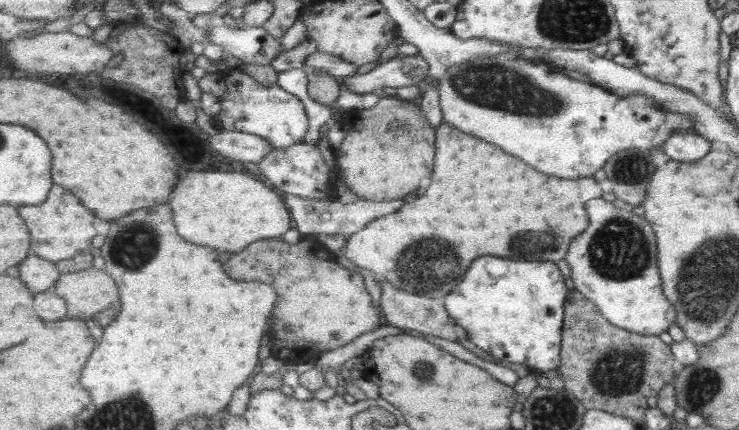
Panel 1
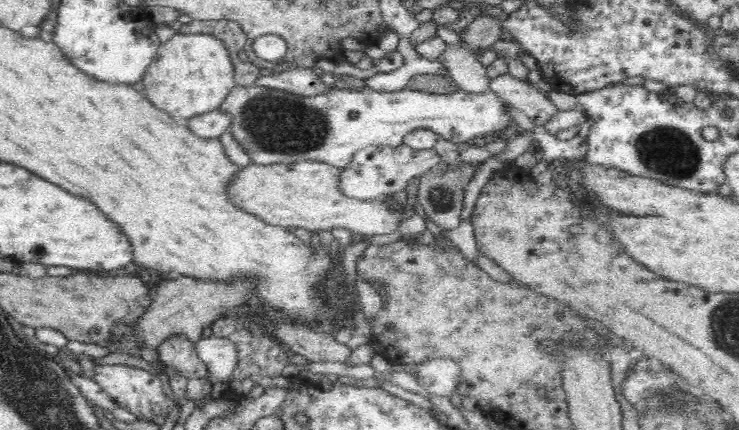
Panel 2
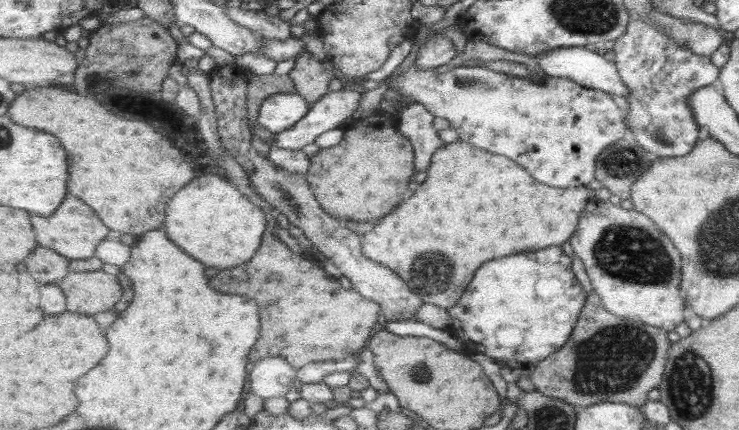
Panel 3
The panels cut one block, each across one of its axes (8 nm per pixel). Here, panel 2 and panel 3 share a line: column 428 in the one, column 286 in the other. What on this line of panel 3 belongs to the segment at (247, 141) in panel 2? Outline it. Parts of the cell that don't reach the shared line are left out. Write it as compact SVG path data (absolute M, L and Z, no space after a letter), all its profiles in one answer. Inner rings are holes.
M297 92L273 94L261 105L257 122L277 134L299 123L311 110L311 103Z

